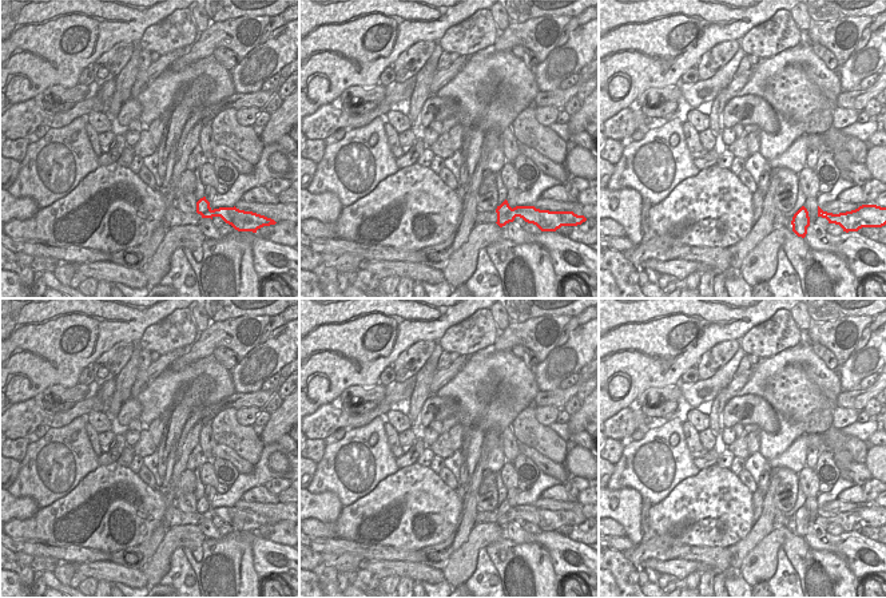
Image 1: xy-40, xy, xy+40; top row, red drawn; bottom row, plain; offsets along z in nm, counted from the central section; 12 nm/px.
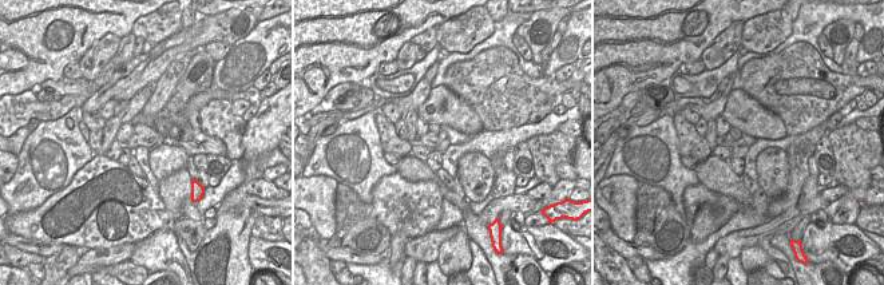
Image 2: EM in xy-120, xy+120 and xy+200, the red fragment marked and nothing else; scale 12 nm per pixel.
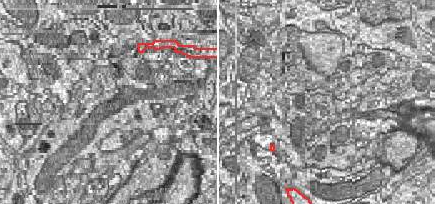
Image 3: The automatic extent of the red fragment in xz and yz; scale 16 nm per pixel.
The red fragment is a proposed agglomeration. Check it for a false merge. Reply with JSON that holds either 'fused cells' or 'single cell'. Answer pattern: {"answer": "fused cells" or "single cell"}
{"answer": "fused cells"}

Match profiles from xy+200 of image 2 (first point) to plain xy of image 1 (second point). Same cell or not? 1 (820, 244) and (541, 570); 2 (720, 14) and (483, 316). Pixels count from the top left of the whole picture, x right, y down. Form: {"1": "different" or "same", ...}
{"1": "different", "2": "different"}

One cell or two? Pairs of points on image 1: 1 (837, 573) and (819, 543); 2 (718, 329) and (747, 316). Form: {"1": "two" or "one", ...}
{"1": "two", "2": "one"}

